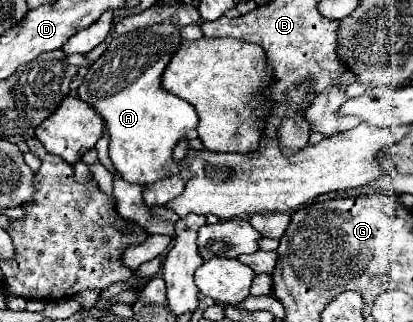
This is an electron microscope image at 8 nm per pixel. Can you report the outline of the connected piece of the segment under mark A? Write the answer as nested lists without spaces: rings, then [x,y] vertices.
[[[154,24],[122,34],[88,68],[78,88],[78,96],[106,120],[110,160],[122,180],[130,184],[146,186],[178,174],[180,164],[174,162],[172,150],[198,124],[194,106],[160,86],[160,76],[182,42],[178,28],[172,24]]]

